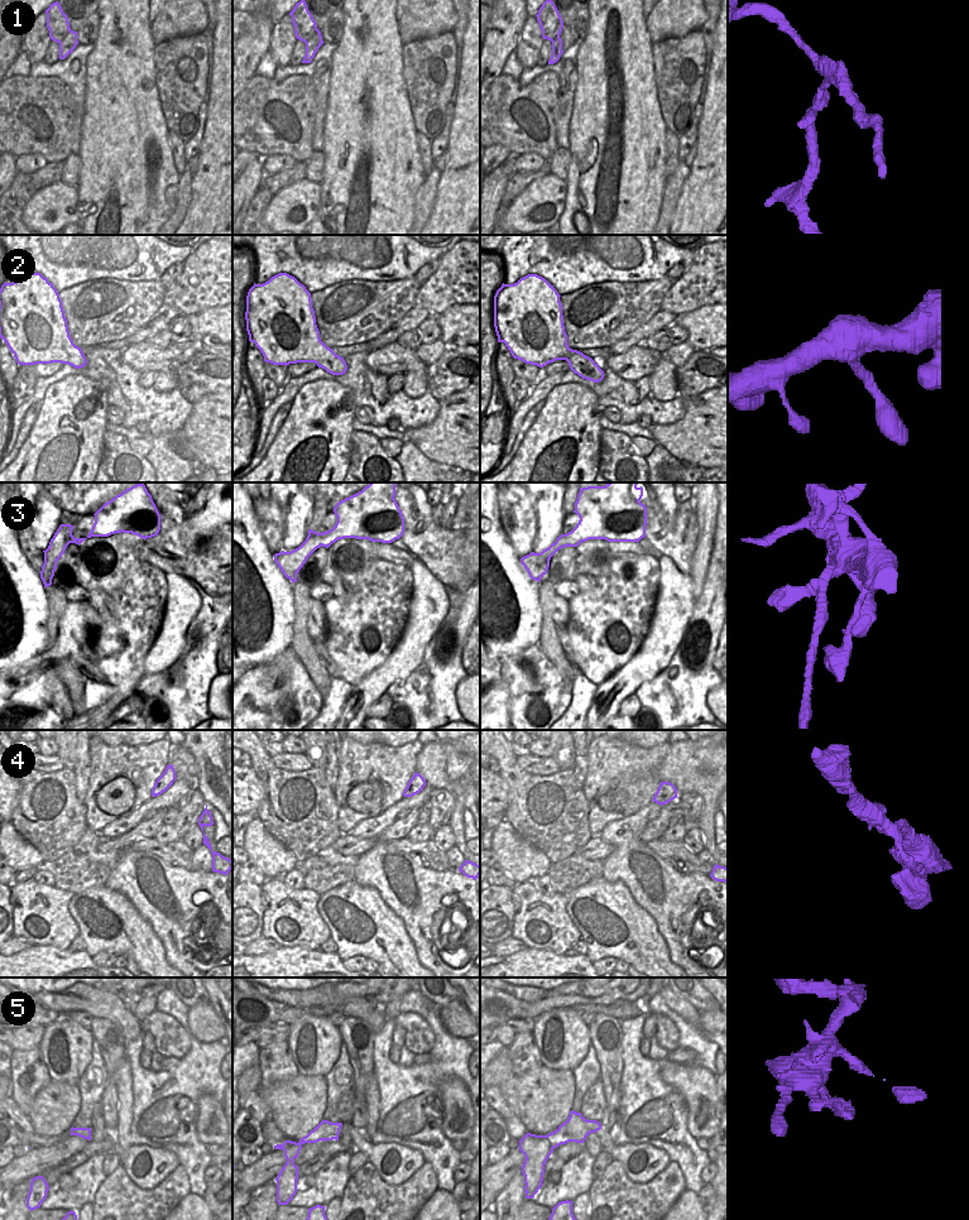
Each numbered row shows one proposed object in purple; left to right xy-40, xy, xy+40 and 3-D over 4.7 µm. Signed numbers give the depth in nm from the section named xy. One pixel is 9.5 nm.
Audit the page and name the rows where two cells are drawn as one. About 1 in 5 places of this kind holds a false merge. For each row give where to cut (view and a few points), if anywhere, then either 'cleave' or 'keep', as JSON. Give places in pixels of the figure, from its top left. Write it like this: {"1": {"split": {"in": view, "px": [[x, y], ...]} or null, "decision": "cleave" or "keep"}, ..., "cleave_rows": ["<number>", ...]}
{"1": {"split": {"in": "xy", "px": [[308, 38], [313, 56]]}, "decision": "cleave"}, "2": {"split": null, "decision": "keep"}, "3": {"split": {"in": "xy", "px": [[317, 533], [322, 544]]}, "decision": "cleave"}, "4": {"split": null, "decision": "keep"}, "5": {"split": null, "decision": "keep"}, "cleave_rows": ["1", "3"]}

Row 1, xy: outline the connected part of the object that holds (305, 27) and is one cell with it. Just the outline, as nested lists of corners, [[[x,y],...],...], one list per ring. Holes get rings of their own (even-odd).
[[[301,0],[297,3],[289,15],[292,16],[292,23],[294,25],[296,38],[304,43],[311,39],[312,56],[315,57],[318,48],[323,44],[323,40],[306,1]]]

